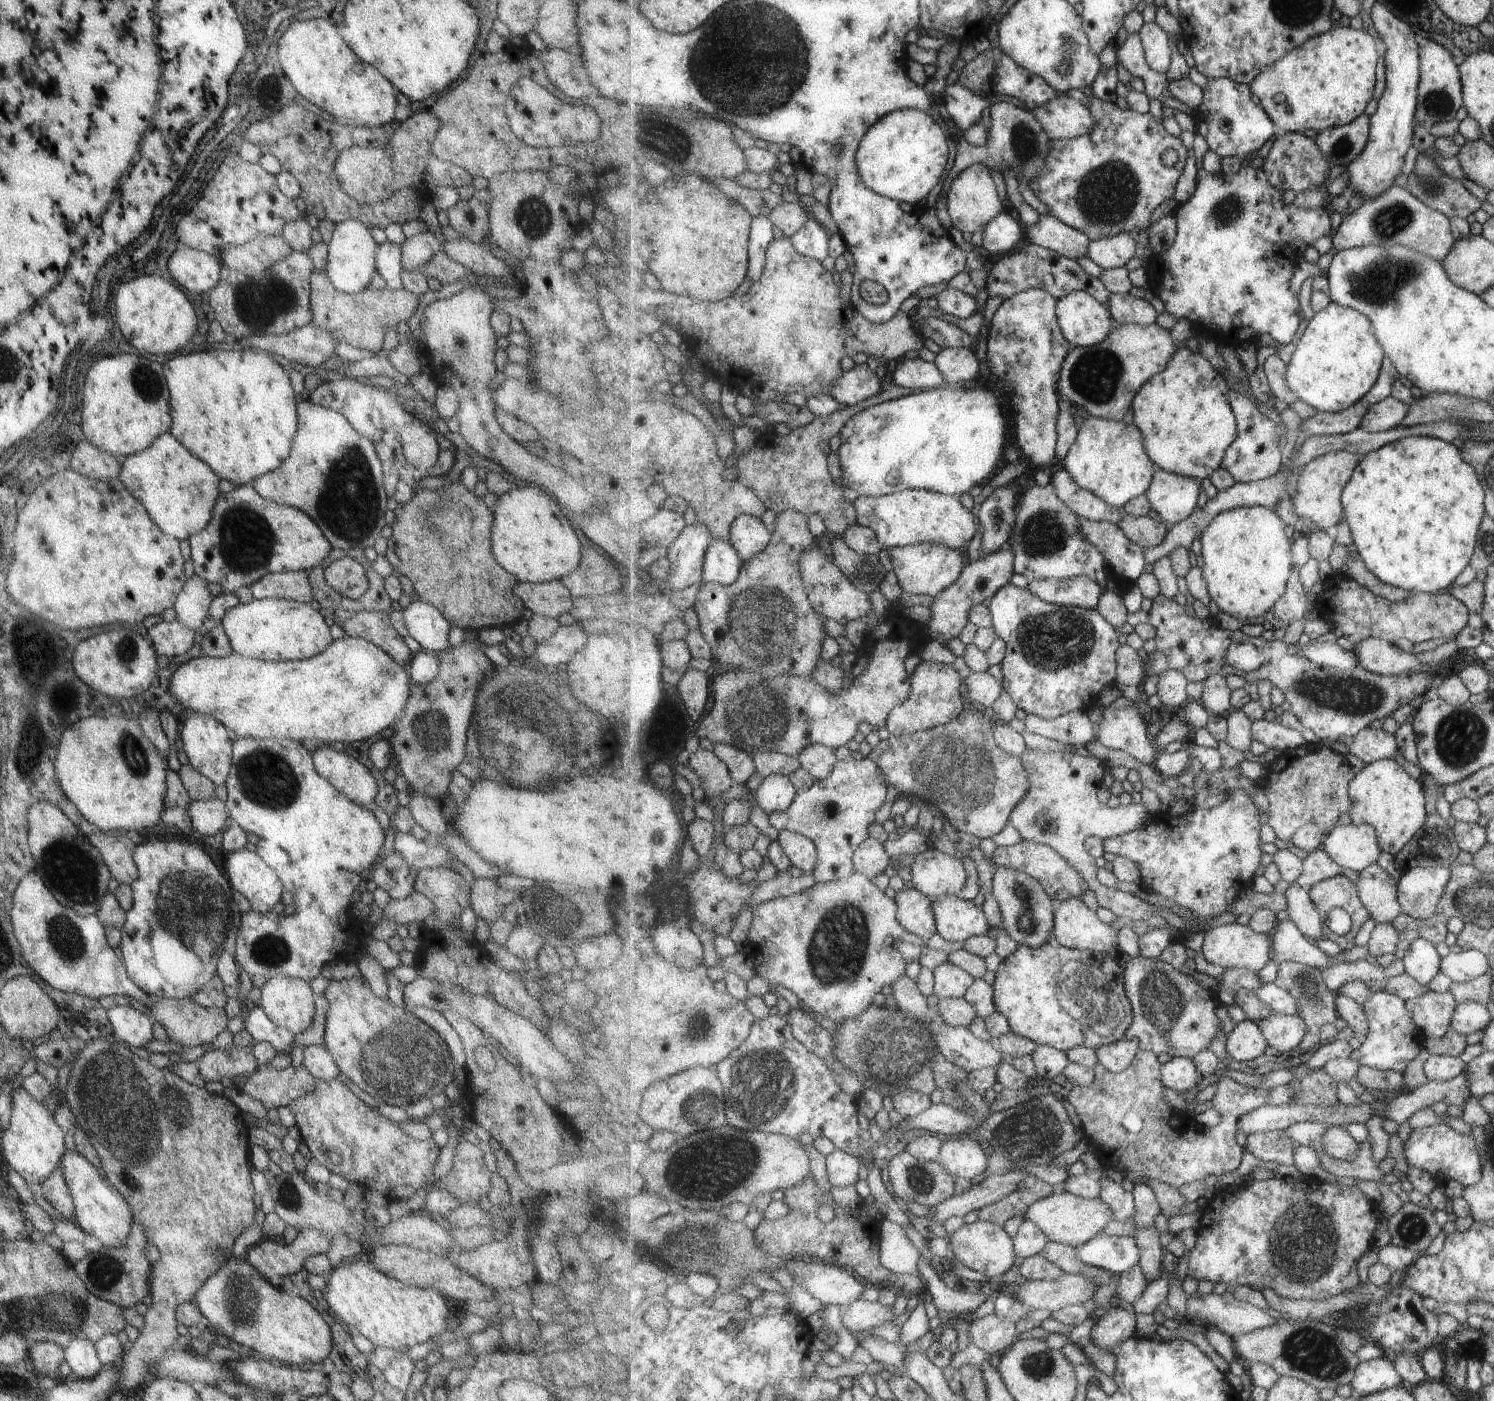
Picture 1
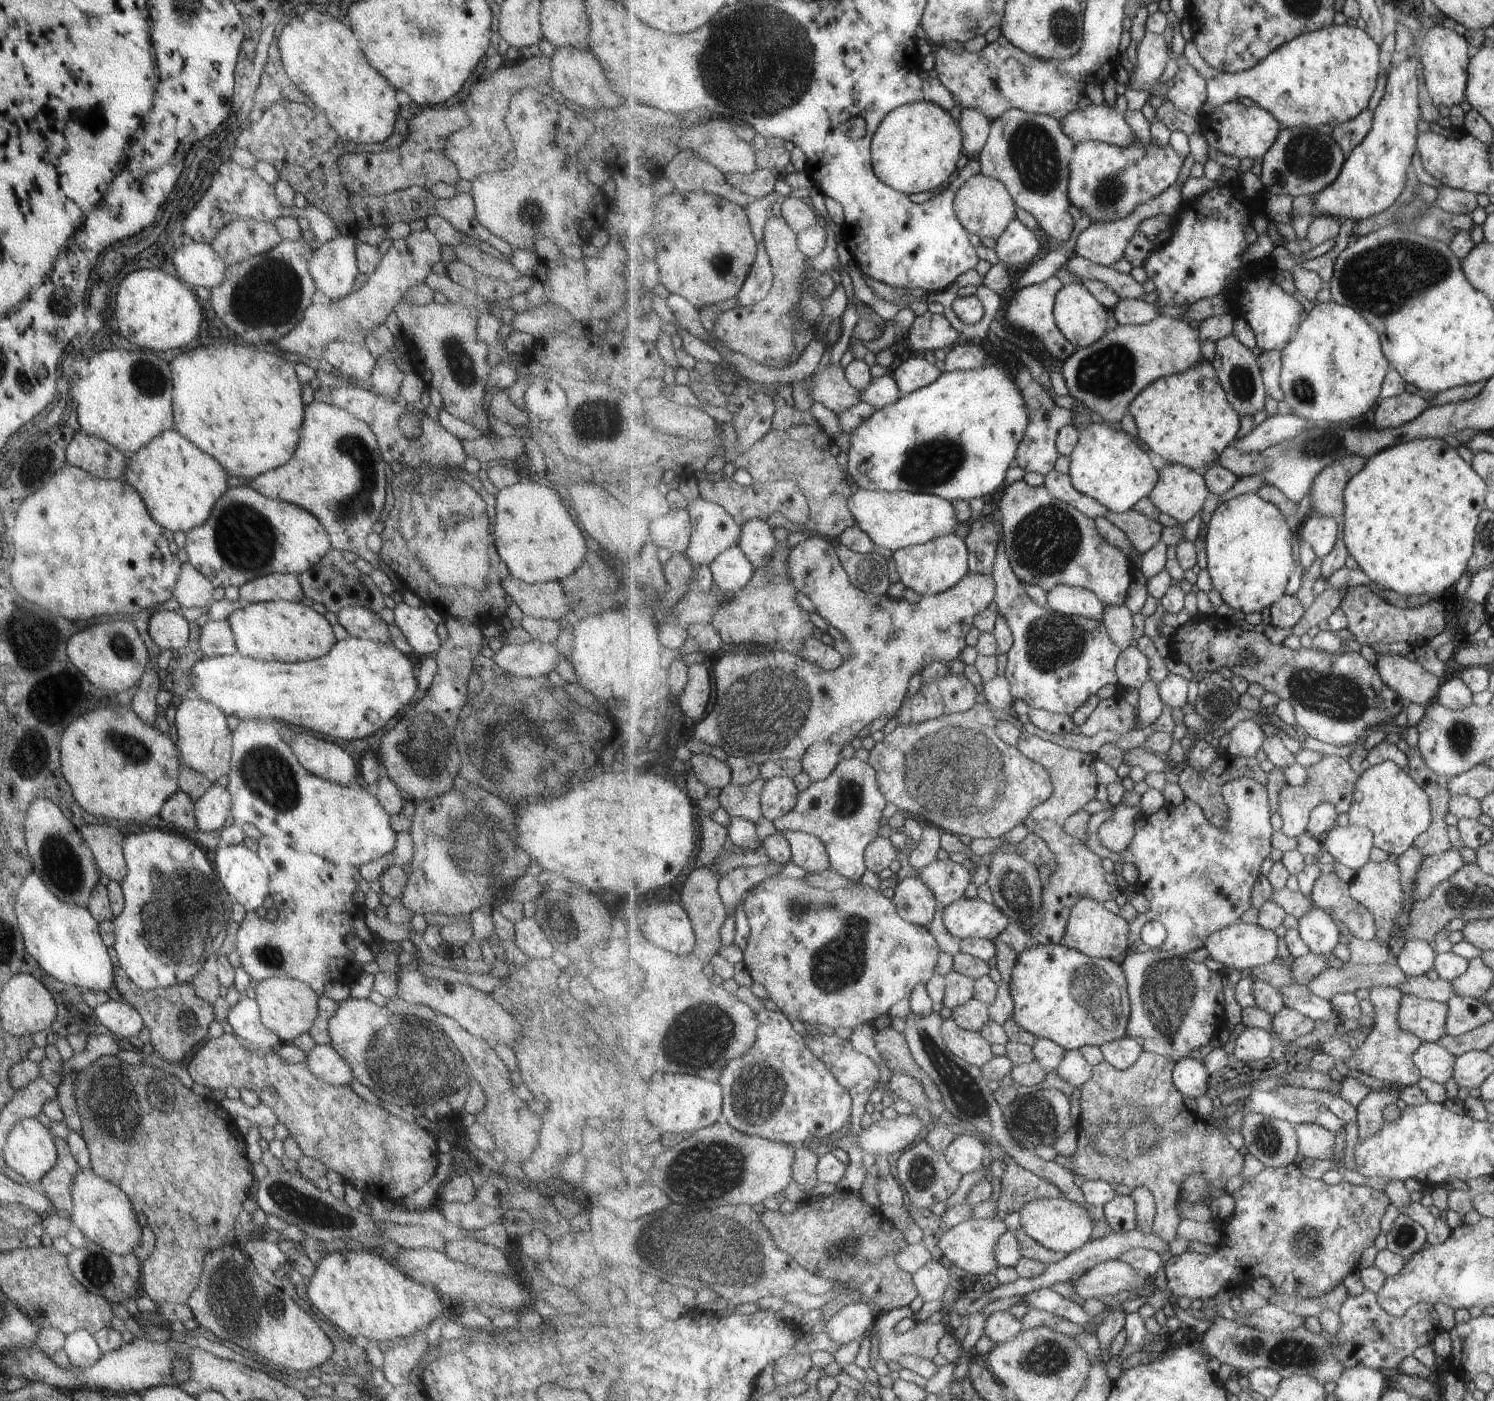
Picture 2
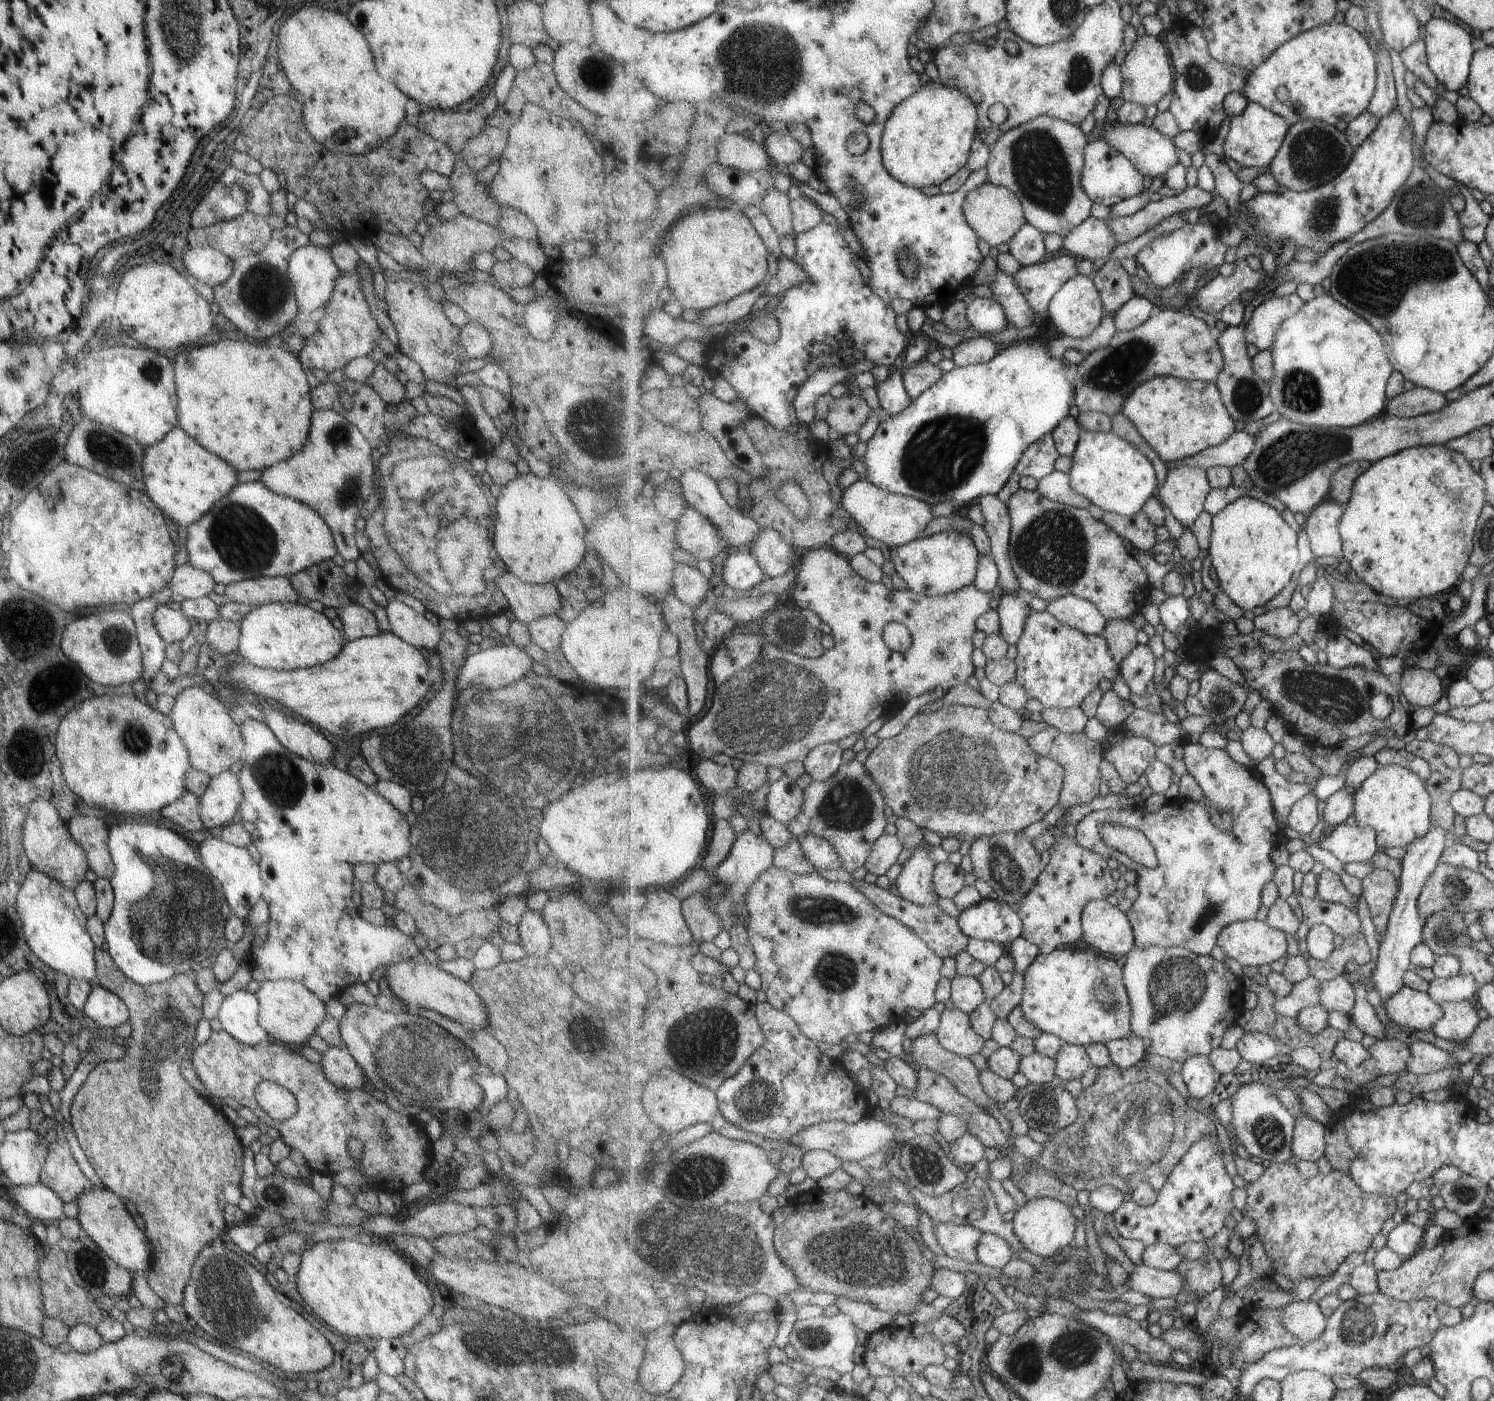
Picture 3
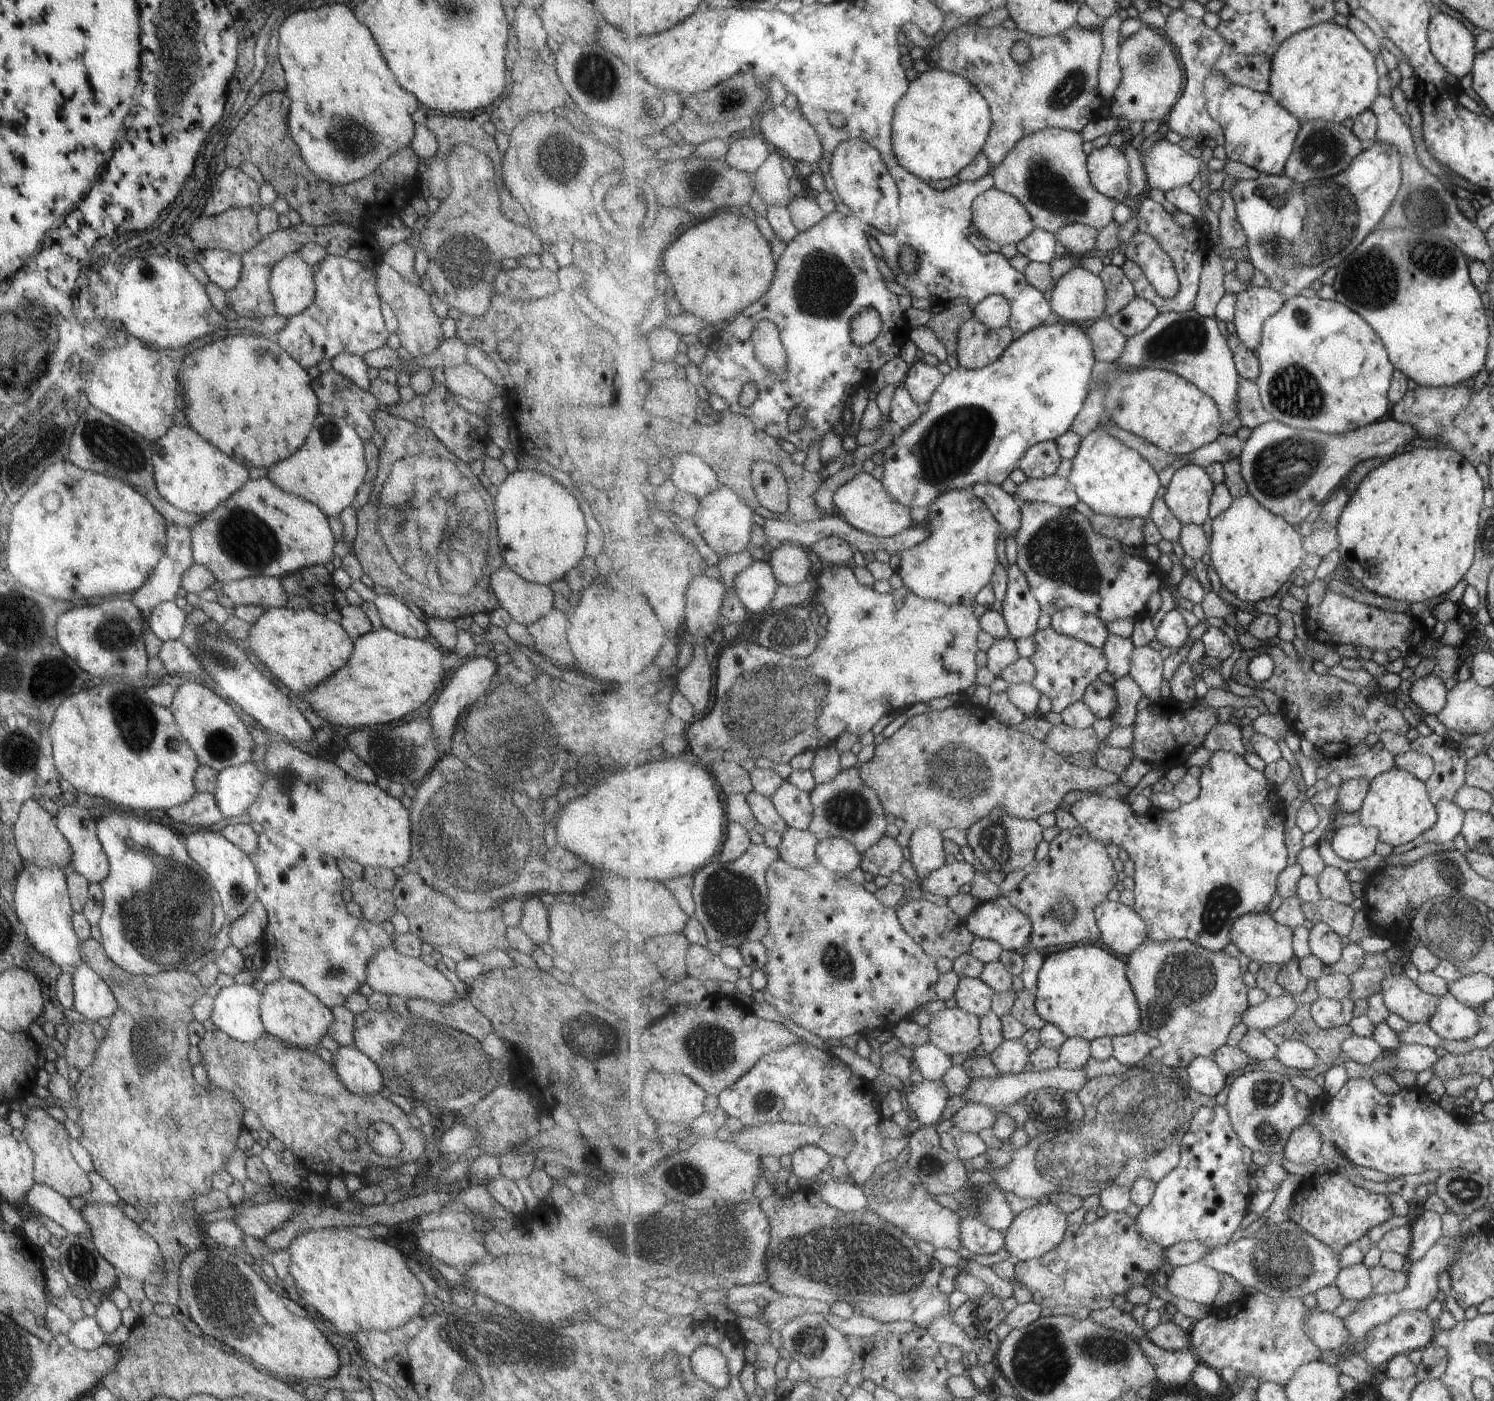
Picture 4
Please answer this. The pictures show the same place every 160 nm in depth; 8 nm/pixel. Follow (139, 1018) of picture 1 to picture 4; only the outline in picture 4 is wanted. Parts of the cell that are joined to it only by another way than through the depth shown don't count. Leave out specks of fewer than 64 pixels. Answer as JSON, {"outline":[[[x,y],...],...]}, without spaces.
{"outline":[[[83,962],[68,971],[71,972],[72,1010],[92,1023],[99,1018],[109,1019],[115,1012],[115,1000],[107,984]]]}

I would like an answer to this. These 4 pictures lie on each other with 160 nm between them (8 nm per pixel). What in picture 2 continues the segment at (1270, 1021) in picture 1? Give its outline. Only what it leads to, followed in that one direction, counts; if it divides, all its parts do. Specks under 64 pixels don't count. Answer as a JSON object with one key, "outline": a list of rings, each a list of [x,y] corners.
{"outline":[[[1285,1007],[1280,1013],[1274,1016],[1272,1032],[1285,1043],[1295,1043],[1298,1038],[1313,1032],[1316,1021],[1303,1016],[1295,1009]]]}

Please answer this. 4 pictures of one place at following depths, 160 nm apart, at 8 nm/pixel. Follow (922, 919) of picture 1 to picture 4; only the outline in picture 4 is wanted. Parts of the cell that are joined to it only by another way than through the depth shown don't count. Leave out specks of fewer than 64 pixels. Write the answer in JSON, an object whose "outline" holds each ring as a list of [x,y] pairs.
{"outline":[[[923,826],[914,828],[910,842],[910,862],[918,874],[918,884],[923,885],[925,878],[931,872],[945,865],[946,840],[943,839],[943,830],[937,826]]]}

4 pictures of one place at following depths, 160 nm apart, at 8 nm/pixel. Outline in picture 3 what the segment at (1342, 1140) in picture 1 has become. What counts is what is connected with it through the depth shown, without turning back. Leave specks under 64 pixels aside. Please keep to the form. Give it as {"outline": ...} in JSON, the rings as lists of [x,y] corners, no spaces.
{"outline":[[[1305,1115],[1296,1118],[1292,1151],[1299,1159],[1317,1161],[1326,1151],[1327,1127]]]}

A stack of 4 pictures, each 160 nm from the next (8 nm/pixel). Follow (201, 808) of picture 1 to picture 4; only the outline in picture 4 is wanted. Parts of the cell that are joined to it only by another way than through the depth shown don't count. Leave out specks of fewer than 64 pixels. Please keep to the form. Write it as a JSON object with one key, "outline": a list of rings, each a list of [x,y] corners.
{"outline":[[[249,760],[217,774],[212,794],[221,816],[228,819],[246,812],[261,792],[264,772],[263,762]]]}

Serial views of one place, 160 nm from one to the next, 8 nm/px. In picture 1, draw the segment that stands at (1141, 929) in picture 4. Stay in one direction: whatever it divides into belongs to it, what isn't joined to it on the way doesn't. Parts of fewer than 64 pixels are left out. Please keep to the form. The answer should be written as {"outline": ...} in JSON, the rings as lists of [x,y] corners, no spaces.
{"outline":[[[1081,897],[1057,904],[1053,936],[1064,947],[1113,954],[1119,951],[1119,933],[1112,924],[1101,922]]]}

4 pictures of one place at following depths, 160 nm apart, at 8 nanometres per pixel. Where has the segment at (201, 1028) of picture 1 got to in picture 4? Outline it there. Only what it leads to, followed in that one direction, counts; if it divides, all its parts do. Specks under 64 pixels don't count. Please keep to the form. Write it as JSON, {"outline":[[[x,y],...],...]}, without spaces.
{"outline":[[[93,938],[79,941],[78,952],[81,961],[111,990],[115,1012],[109,1016],[105,1036],[97,1042],[93,1062],[79,1072],[72,1092],[73,1102],[79,1105],[79,1116],[74,1122],[81,1132],[77,1143],[89,1153],[93,1171],[115,1190],[118,1199],[142,1211],[143,1222],[138,1226],[151,1236],[163,1258],[163,1284],[143,1283],[144,1294],[153,1304],[173,1307],[178,1298],[179,1264],[189,1252],[203,1246],[202,1222],[189,1206],[189,1196],[207,1192],[211,1187],[211,1174],[226,1170],[229,1155],[237,1149],[236,1138],[244,1129],[244,1111],[231,1092],[224,1092],[209,1082],[203,1088],[192,1076],[186,1029],[193,1019],[191,1006],[205,989],[194,974],[173,970],[155,975],[131,975],[115,966]]]}

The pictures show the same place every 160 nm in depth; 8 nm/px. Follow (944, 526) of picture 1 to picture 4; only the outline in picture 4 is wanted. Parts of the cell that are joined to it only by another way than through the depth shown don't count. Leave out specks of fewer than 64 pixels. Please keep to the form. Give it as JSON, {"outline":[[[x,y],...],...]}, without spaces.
{"outline":[[[863,471],[837,490],[834,494],[834,503],[839,514],[847,519],[849,524],[875,536],[894,537],[916,524],[911,516],[911,508],[895,500],[890,492],[887,492],[881,479],[877,480],[870,473]]]}

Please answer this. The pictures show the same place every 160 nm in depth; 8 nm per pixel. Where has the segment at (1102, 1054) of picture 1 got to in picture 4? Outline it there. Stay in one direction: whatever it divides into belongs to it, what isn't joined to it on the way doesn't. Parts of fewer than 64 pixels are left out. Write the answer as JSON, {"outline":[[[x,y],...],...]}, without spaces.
{"outline":[[[1144,1031],[1128,1036],[1115,1036],[1113,1037],[1113,1057],[1123,1065],[1137,1065],[1155,1048],[1161,1047],[1161,1044],[1161,1040]]]}

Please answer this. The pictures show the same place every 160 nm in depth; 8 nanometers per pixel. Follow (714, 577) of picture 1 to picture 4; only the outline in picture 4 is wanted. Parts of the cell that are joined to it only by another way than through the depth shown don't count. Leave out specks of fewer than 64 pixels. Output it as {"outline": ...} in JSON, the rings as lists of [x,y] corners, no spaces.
{"outline":[[[766,560],[748,566],[734,578],[734,584],[738,597],[748,610],[763,614],[775,598],[779,582],[772,566]]]}

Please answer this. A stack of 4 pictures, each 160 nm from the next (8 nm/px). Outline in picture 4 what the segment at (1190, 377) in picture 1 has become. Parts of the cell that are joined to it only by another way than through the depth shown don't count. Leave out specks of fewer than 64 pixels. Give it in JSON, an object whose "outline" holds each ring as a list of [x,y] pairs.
{"outline":[[[1099,361],[1093,380],[1106,386],[1106,412],[1117,425],[1171,454],[1190,455],[1222,435],[1222,412],[1215,399],[1177,373],[1143,367],[1127,371]]]}

